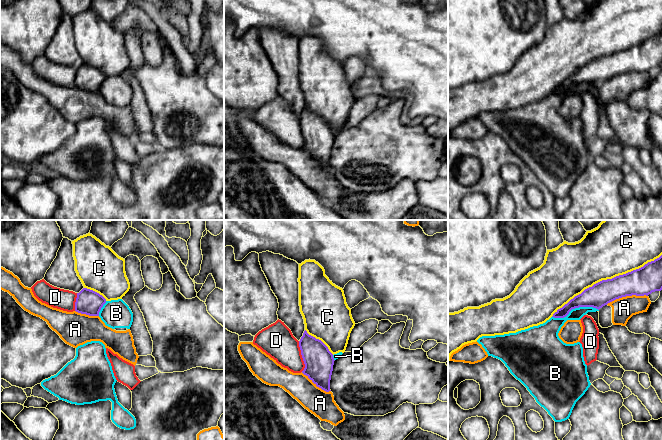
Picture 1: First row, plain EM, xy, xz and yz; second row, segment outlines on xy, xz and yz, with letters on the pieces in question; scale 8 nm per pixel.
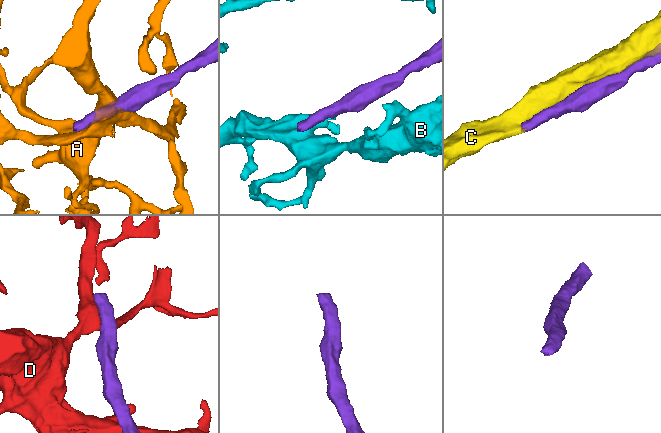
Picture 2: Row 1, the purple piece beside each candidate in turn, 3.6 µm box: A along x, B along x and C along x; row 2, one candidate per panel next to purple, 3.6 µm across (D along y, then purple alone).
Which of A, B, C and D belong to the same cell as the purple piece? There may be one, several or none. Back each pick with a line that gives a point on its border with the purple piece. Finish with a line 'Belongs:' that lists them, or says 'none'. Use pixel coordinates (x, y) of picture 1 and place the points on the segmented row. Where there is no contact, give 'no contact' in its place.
C: yz (607, 279)
Belongs: C

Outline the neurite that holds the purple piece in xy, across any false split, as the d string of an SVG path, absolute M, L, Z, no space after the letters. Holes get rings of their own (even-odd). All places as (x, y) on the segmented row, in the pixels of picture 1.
M90 233L72 244L75 271L84 286L77 293L75 311L99 316L107 301L122 299L130 289L125 260Z

